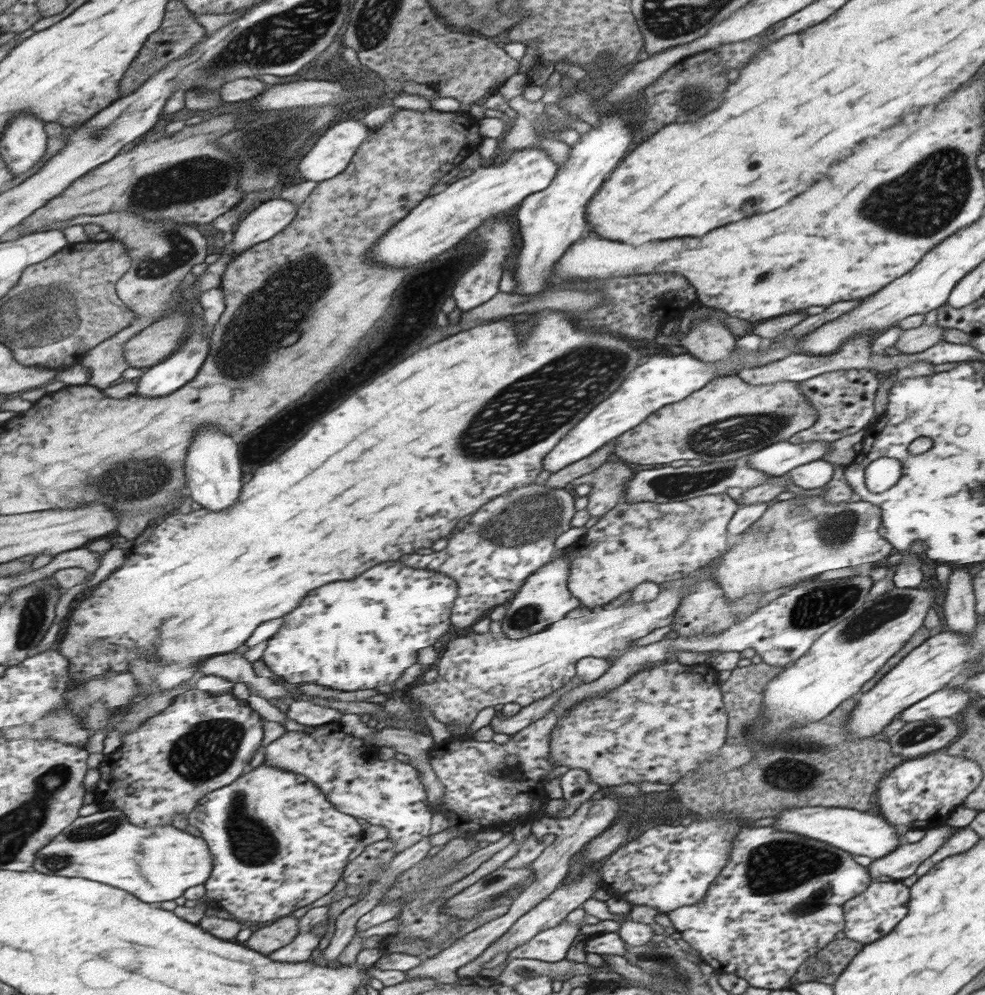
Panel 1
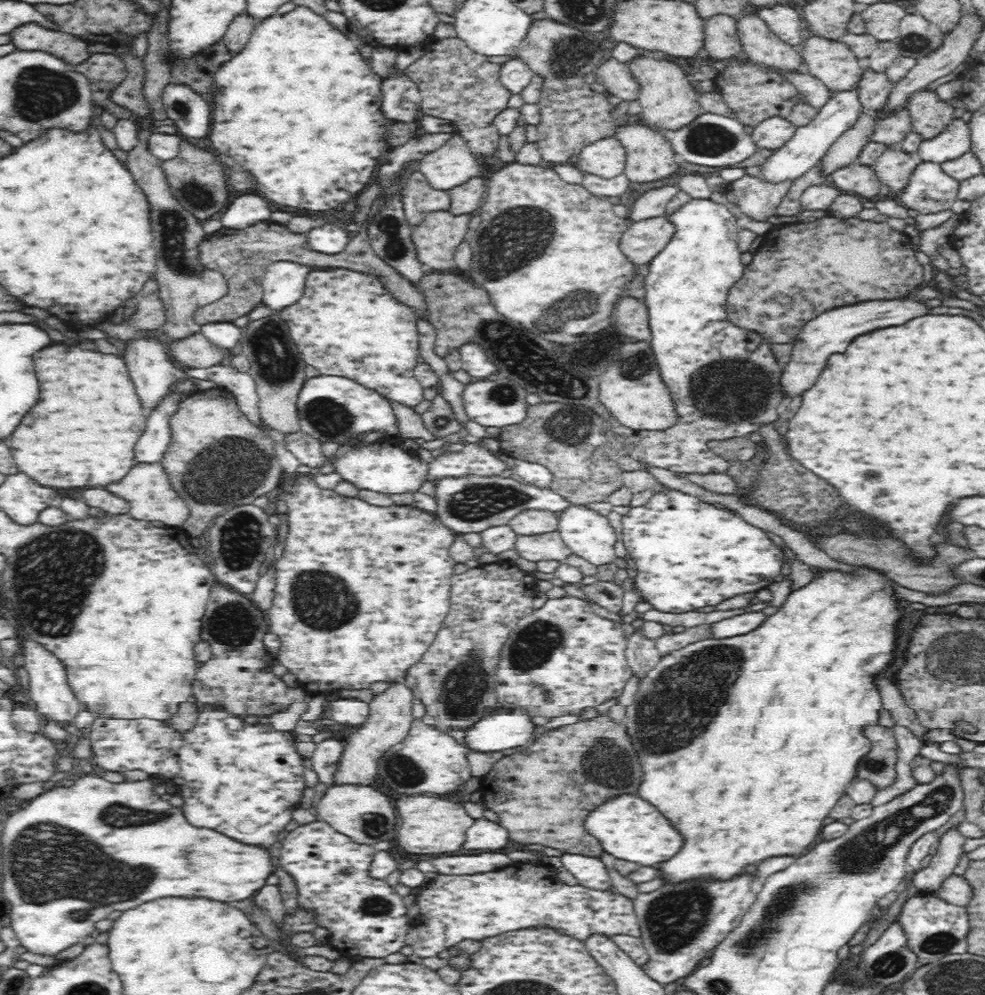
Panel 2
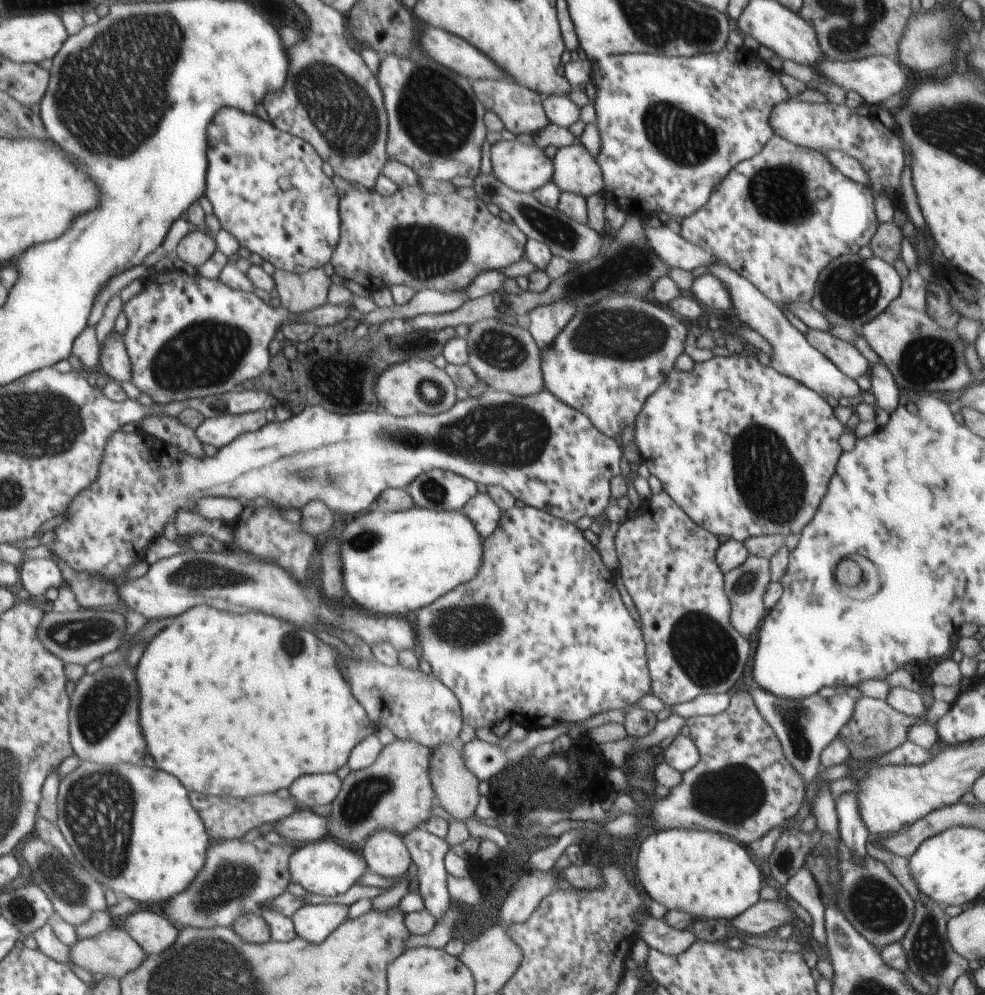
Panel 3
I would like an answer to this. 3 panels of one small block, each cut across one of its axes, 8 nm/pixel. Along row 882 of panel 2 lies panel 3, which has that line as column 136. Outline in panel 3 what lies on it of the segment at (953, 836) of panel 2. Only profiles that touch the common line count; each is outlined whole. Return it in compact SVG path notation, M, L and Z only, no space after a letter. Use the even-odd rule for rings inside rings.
M157 908L137 910L132 916L123 920L123 926L148 952L149 957L170 950L181 934L175 923Z

